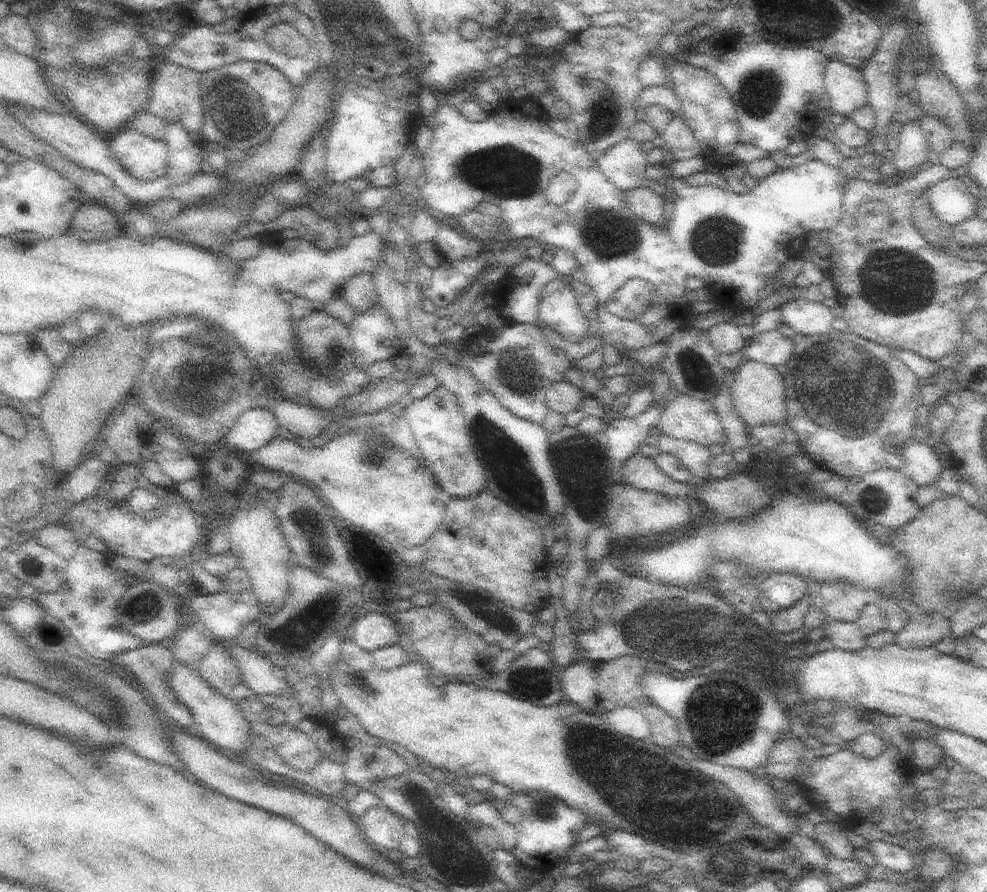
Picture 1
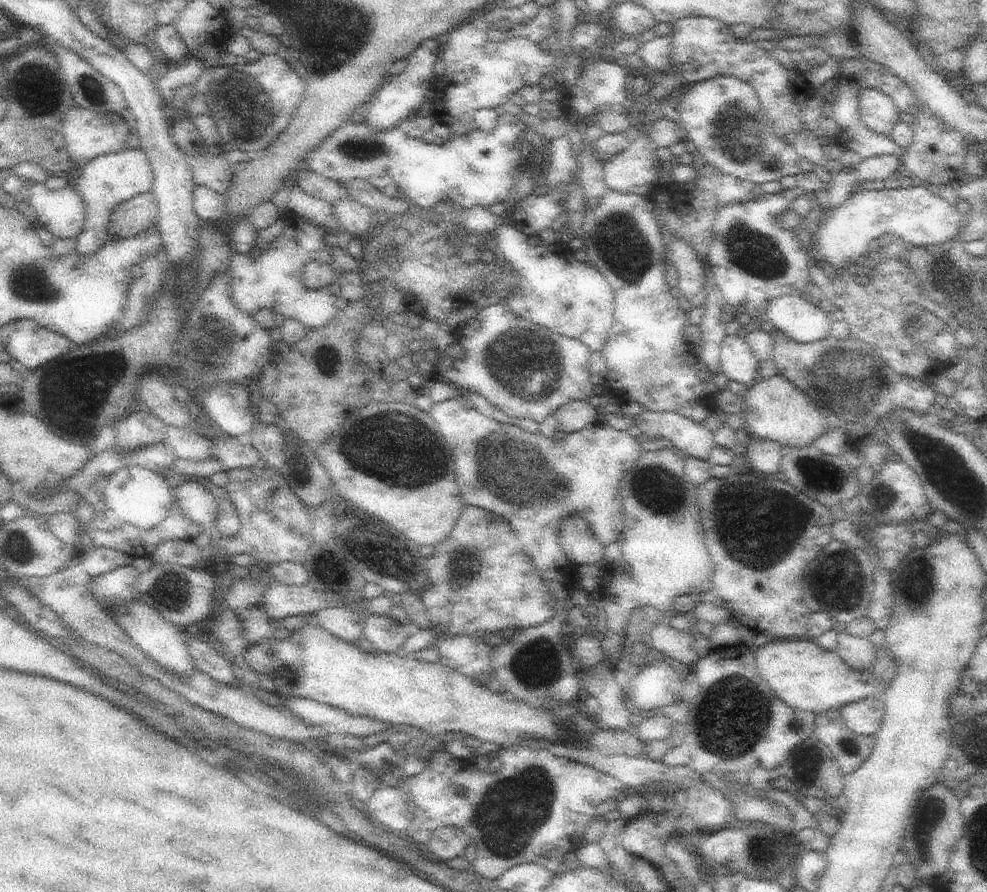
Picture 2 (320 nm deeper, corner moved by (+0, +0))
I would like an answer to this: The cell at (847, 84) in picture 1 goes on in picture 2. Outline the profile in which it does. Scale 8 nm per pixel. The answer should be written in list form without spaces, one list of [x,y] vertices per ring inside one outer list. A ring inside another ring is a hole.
[[[865,87],[858,94],[858,110],[861,120],[873,132],[890,137],[892,128],[900,120],[900,110],[878,88]]]

